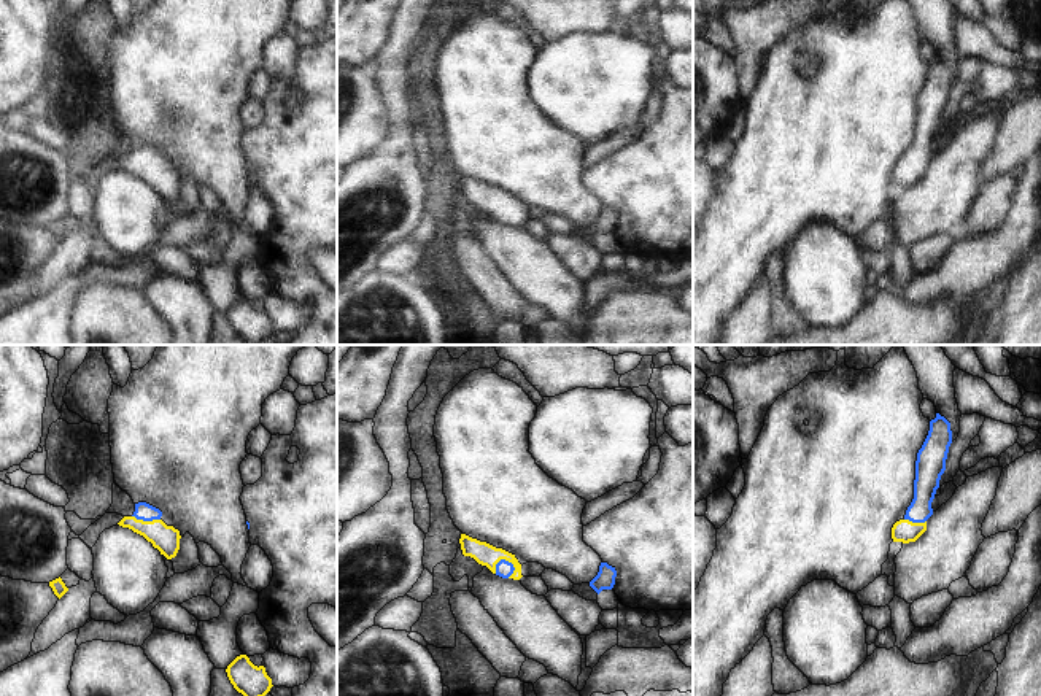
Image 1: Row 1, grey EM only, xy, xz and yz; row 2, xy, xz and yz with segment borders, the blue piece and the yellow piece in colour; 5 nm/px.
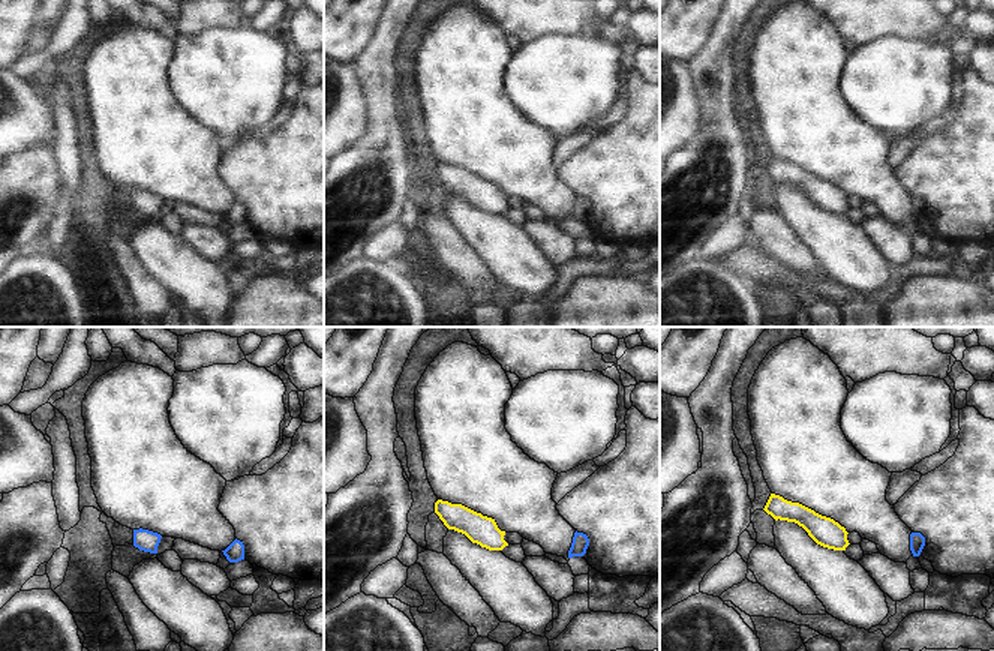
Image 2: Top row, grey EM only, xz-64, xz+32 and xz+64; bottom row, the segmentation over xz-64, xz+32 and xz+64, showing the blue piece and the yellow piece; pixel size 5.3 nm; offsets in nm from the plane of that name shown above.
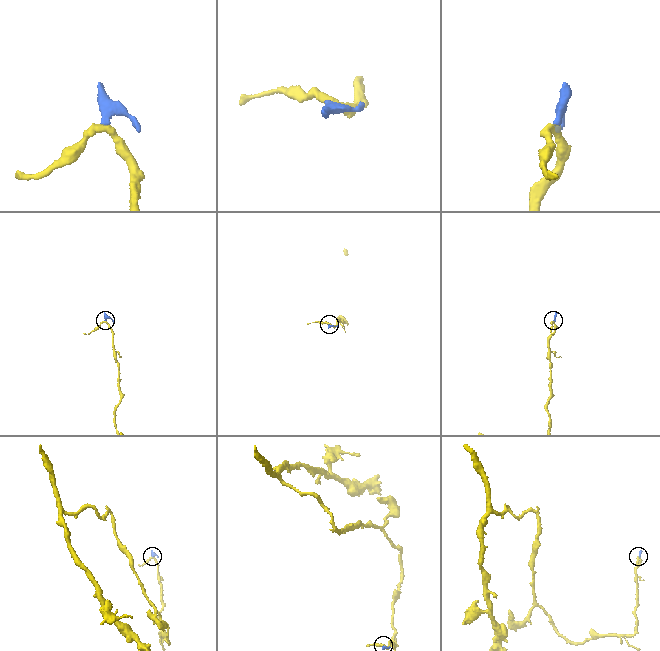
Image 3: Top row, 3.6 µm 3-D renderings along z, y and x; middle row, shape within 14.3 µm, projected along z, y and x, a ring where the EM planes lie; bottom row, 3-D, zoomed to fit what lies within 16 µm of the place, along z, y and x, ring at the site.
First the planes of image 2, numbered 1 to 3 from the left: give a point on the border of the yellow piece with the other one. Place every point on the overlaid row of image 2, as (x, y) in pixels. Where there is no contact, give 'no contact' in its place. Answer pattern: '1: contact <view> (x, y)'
1: no contact
2: no contact
3: no contact

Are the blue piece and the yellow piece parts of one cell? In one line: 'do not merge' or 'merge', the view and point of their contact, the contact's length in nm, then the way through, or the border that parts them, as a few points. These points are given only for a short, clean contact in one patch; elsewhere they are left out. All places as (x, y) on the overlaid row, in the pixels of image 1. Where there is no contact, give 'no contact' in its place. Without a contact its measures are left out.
merge | xz (501, 560) | 110 nm | across xz (504, 569), (501, 560), (483, 553)

